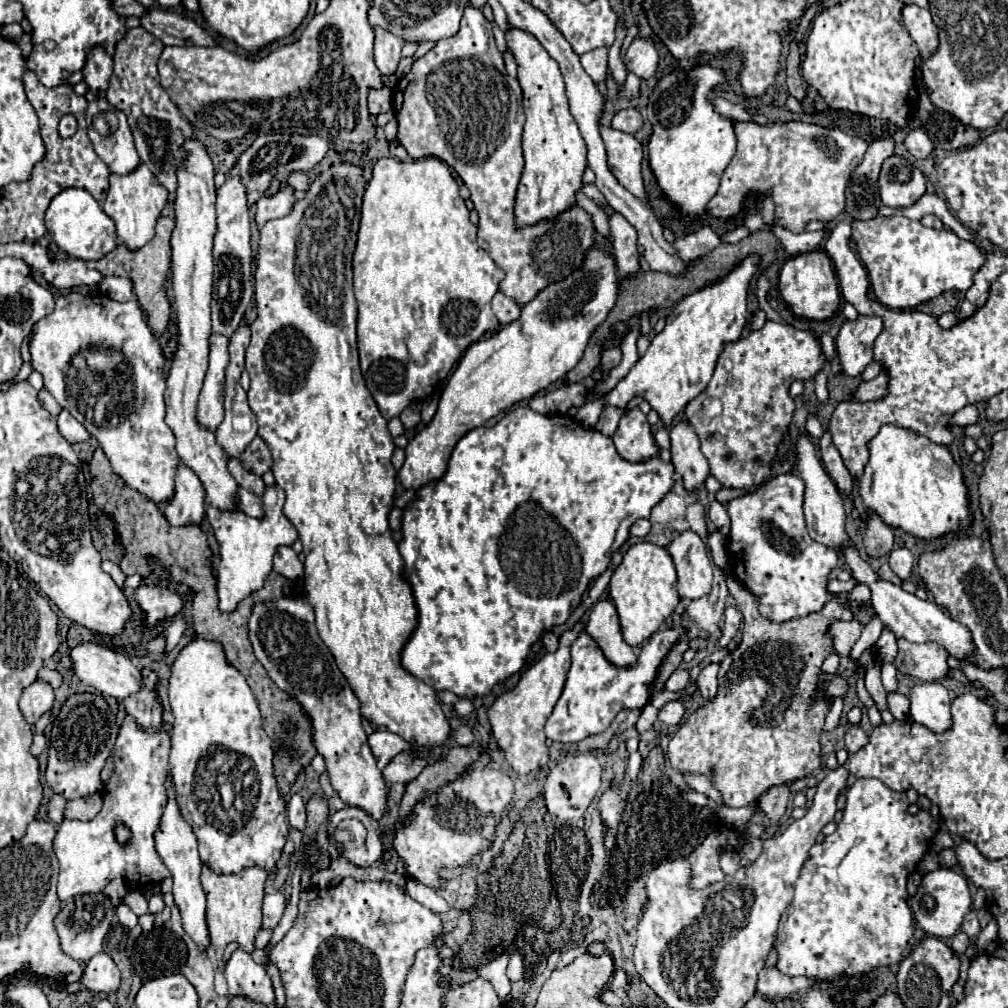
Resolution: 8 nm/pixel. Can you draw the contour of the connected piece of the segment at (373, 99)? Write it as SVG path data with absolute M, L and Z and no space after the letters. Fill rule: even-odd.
M381 88L381 90L371 90L369 92L371 118L377 118L377 114L389 112L391 108L393 108L393 94L391 94L389 88Z

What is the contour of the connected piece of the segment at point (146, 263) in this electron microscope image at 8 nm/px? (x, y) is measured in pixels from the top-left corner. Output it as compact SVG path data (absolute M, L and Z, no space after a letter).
M161 216L157 220L157 228L155 228L155 236L151 242L147 242L143 248L139 250L129 250L127 244L119 244L113 252L109 252L107 256L103 256L97 262L87 262L87 268L95 268L99 270L103 276L125 276L135 284L135 296L137 302L141 304L143 312L147 314L149 326L151 330L163 334L167 330L167 322L171 316L171 304L167 300L167 274L169 274L169 248L171 248L171 232L175 228L175 220L169 216Z

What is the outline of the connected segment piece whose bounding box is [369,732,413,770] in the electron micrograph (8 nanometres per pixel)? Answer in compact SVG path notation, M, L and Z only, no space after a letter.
M373 732L369 736L369 746L371 746L371 752L377 760L377 766L379 770L385 770L387 764L403 750L411 750L413 748L413 742L407 742L403 740L401 736L397 734L391 734L391 732Z

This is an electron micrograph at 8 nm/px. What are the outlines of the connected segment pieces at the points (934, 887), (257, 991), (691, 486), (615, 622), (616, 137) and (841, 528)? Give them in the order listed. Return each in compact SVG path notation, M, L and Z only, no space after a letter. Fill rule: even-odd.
M937 868L929 874L923 876L921 886L917 890L917 894L911 898L911 910L913 916L917 920L917 924L929 934L929 936L937 936L937 938L951 938L963 922L963 916L969 912L971 908L971 890L969 890L969 882L965 876L953 872L953 870L945 870L945 868Z
M235 950L225 964L225 978L231 996L243 996L265 1006L275 1004L275 990L269 974L247 952Z
M679 418L669 428L671 436L671 462L675 464L677 474L683 476L687 490L697 490L703 486L705 478L709 476L709 464L699 450L697 434L693 426Z
M611 598L599 600L593 604L585 630L593 636L593 640L599 644L599 648L603 650L605 658L611 664L621 666L621 668L635 664L637 660L635 650L621 636L617 608L611 602Z
M601 126L601 136L605 140L607 148L607 162L615 178L639 200L647 202L645 198L645 186L641 176L641 160L643 160L643 148L641 144L625 132L617 132L613 128Z
M799 436L797 440L797 452L799 452L799 472L801 478L805 482L805 520L807 520L807 530L809 536L813 540L817 540L819 544L825 546L843 546L845 542L849 542L849 536L845 532L845 510L843 510L843 500L837 492L837 486L833 484L833 480L825 474L825 470L821 468L817 456L815 456L815 448L809 440L809 436Z

